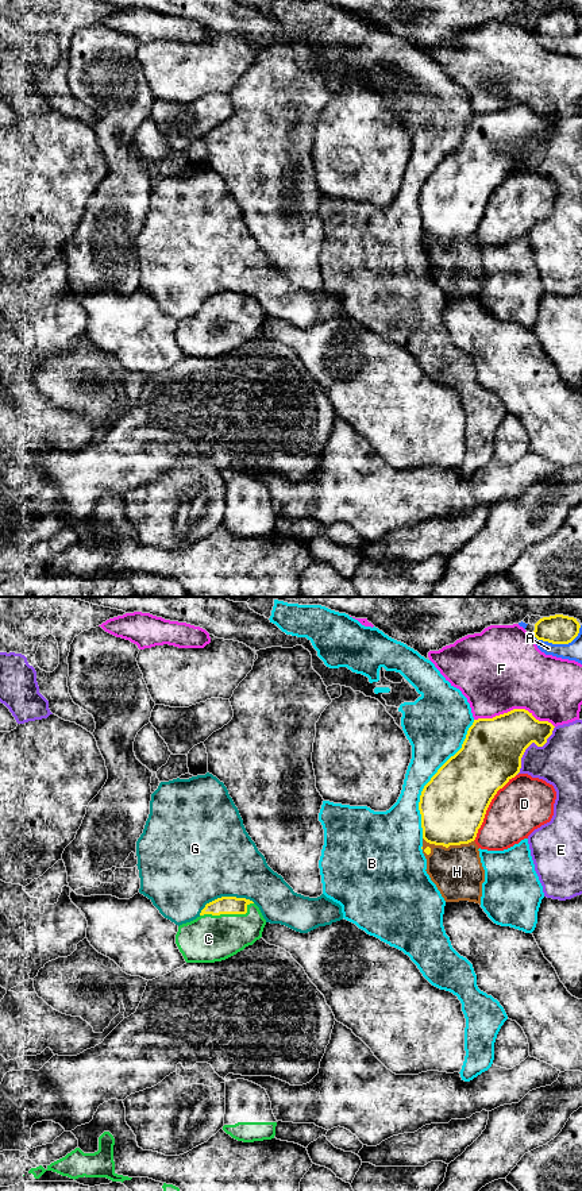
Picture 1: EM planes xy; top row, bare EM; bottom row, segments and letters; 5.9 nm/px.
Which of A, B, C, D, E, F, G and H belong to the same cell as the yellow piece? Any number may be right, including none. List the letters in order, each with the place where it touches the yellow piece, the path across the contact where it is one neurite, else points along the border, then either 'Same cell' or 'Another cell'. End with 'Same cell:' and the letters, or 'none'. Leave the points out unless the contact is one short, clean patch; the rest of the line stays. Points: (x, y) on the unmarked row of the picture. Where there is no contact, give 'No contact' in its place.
A: Touches yellow at xy (561, 38). Boundary: xy (581, 20), (577, 30), (567, 38), (548, 38), (535, 31). Another cell
B: Touches yellow at xy (431, 174). Another cell
C: Touches yellow at xy (228, 308). Path across: xy (226, 300), (228, 308), (208, 334). Same cell
D: Touches yellow at xy (488, 201). Another cell
E: Touches yellow at xy (531, 138). Another cell
F: Touches yellow at xy (515, 104). Another cell
G: Touches yellow at xy (224, 292). Another cell
H: Touches yellow at xy (447, 242). Another cell
Same cell: C

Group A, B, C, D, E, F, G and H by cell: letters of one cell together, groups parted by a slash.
A / B / C / D / E / F / G / H

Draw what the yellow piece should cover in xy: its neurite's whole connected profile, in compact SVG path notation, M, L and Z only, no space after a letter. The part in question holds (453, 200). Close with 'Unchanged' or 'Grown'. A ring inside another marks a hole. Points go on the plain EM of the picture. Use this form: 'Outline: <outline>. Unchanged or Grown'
Outline: M525 104L474 115L462 143L438 165L421 186L419 205L423 234L446 243L474 236L492 194L520 167L525 144L532 138L543 142L554 123L551 117L536 115Z. Unchanged

